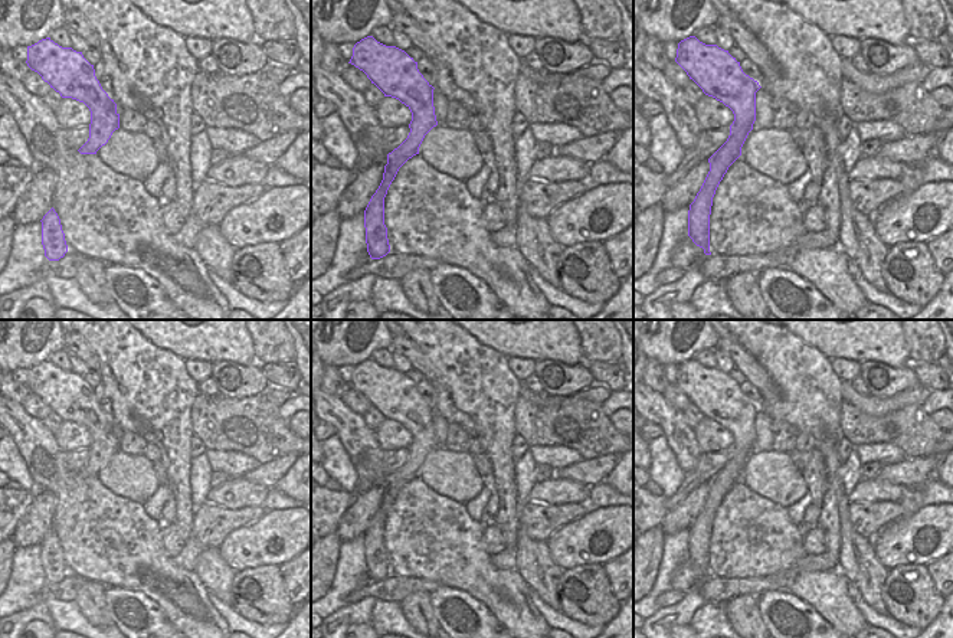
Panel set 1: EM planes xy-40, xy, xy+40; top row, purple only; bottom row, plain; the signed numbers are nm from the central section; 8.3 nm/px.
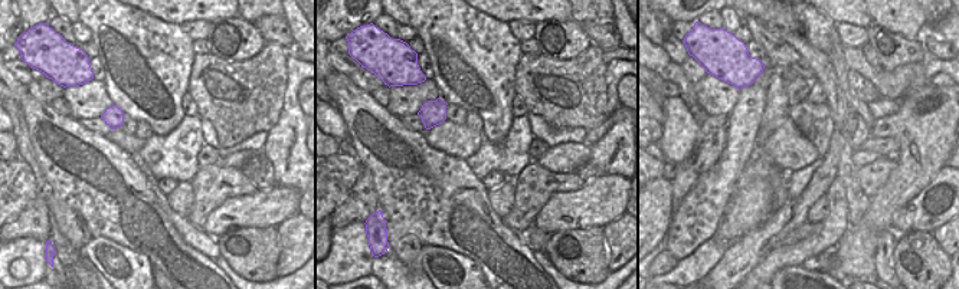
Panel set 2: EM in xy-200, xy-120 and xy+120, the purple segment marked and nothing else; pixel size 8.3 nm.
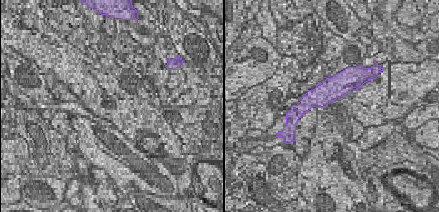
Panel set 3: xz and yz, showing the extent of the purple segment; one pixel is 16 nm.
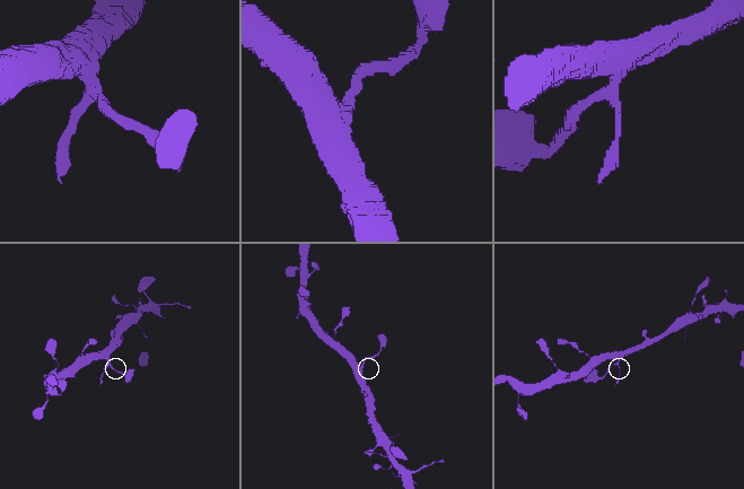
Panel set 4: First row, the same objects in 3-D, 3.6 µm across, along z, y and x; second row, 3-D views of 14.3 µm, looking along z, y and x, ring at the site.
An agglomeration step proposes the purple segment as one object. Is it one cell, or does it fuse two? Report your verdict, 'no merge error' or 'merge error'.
no merge error

